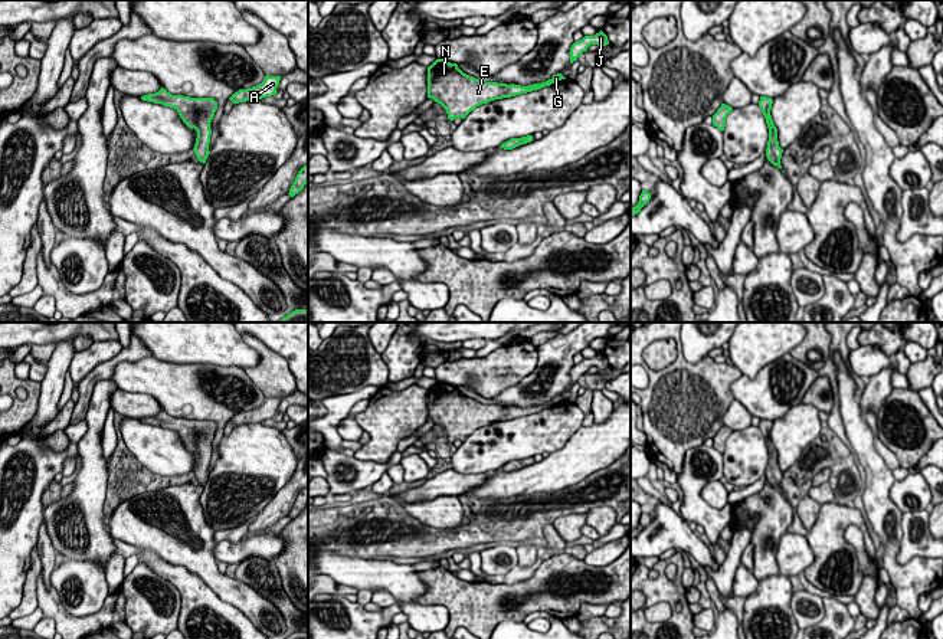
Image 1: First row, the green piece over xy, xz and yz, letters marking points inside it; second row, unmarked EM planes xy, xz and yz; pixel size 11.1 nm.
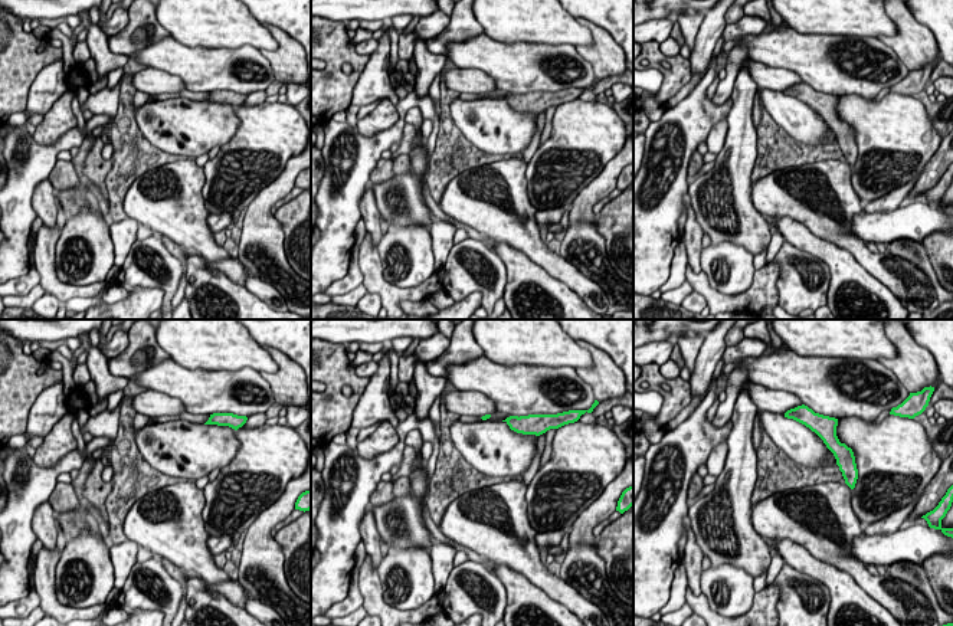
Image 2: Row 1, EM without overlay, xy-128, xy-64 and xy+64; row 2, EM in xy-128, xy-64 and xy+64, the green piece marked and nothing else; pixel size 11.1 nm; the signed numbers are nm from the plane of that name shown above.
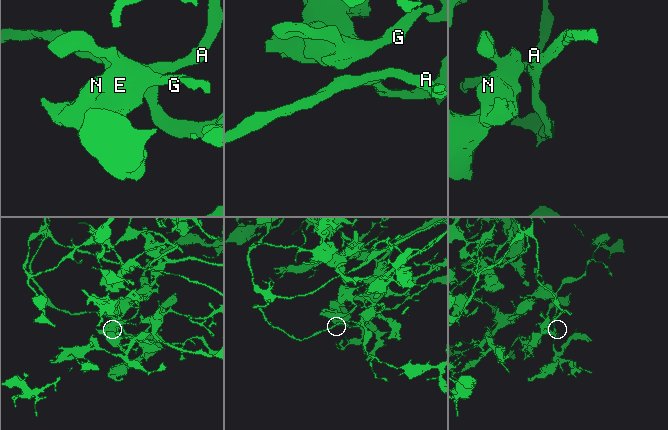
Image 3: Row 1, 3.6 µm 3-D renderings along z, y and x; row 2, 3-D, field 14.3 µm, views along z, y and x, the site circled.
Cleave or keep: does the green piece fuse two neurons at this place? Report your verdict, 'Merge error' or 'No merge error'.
No merge error

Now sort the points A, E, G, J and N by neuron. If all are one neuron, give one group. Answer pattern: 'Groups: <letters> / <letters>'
Groups: A E G J N

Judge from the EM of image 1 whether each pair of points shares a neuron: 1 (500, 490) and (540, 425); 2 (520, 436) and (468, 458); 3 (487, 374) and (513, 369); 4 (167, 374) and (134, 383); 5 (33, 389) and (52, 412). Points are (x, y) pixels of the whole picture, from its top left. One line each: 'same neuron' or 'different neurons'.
1: different neurons
2: same neuron
3: same neuron
4: same neuron
5: different neurons

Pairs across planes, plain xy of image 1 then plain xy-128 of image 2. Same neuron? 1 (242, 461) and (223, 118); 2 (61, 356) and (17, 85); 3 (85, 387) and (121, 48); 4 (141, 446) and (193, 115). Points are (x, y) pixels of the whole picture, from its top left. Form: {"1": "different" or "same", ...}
{"1": "different", "2": "different", "3": "same", "4": "same"}

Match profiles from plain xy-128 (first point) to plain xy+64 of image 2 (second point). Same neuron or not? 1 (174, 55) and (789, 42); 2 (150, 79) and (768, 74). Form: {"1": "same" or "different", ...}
{"1": "same", "2": "same"}

